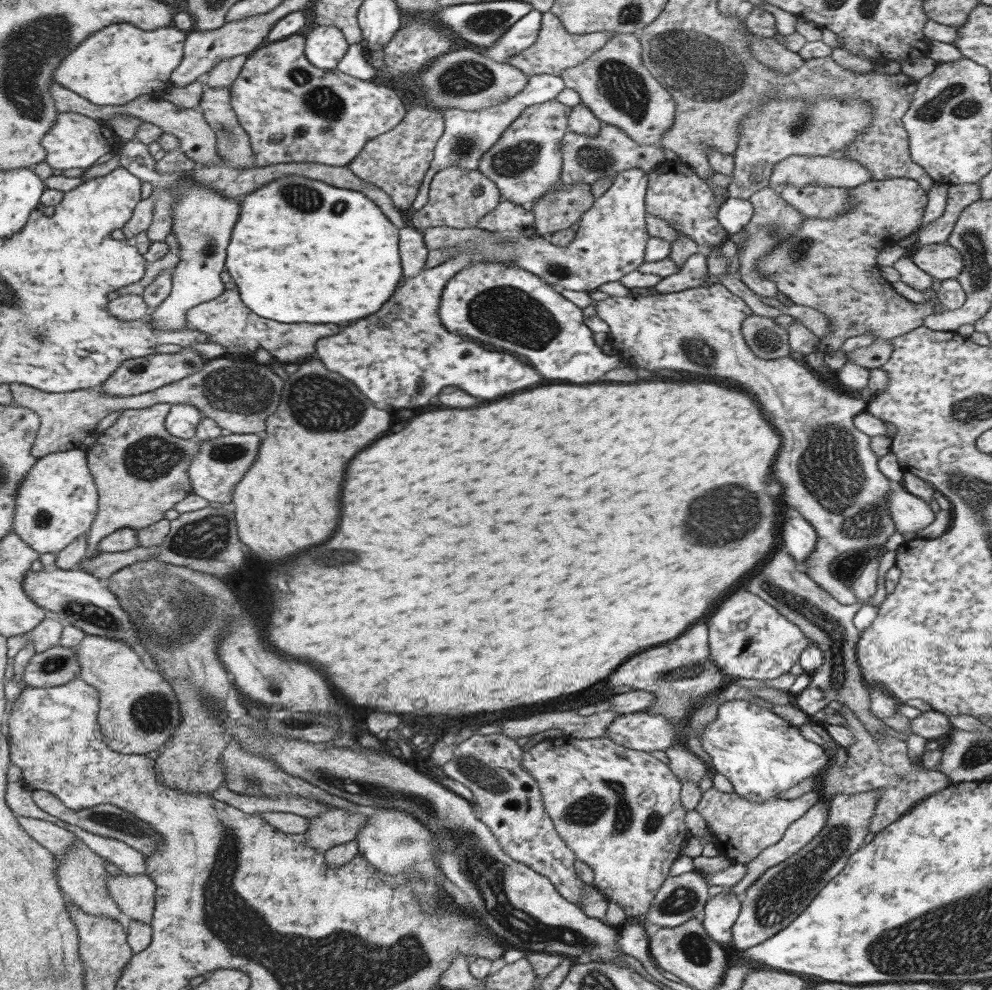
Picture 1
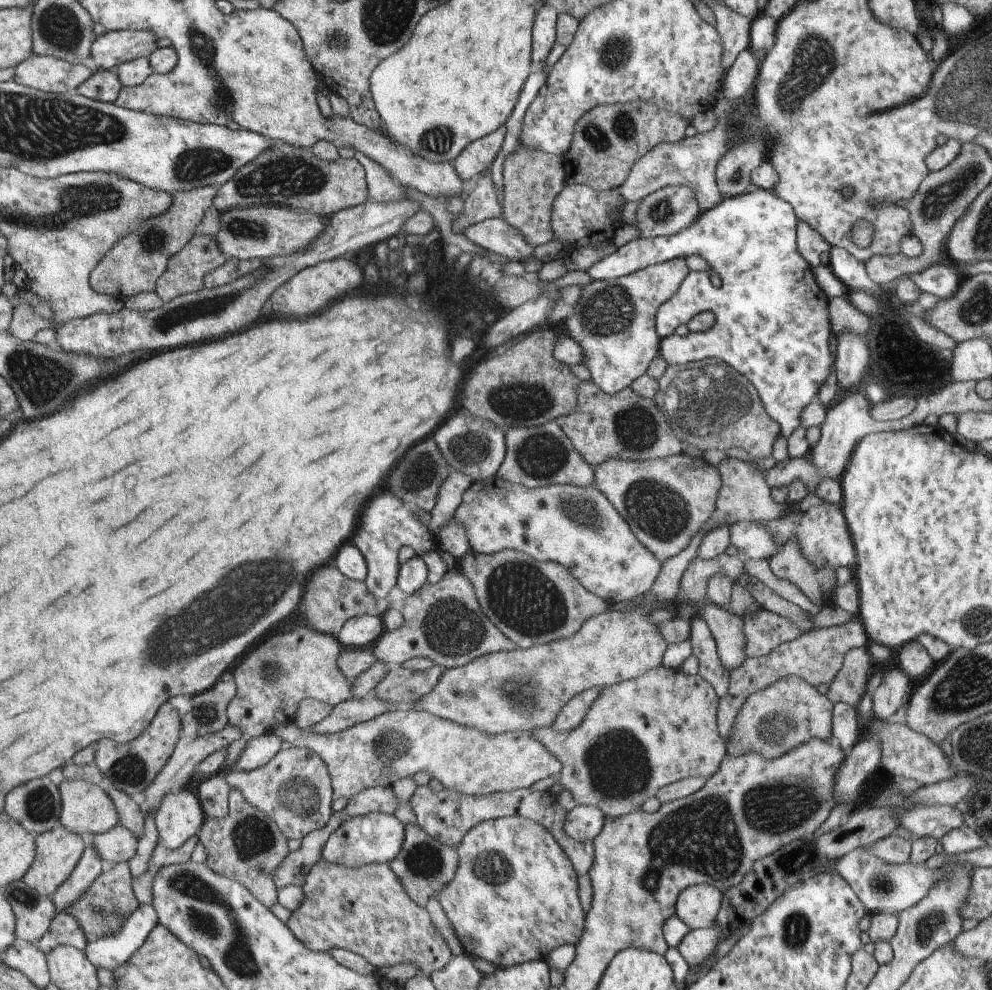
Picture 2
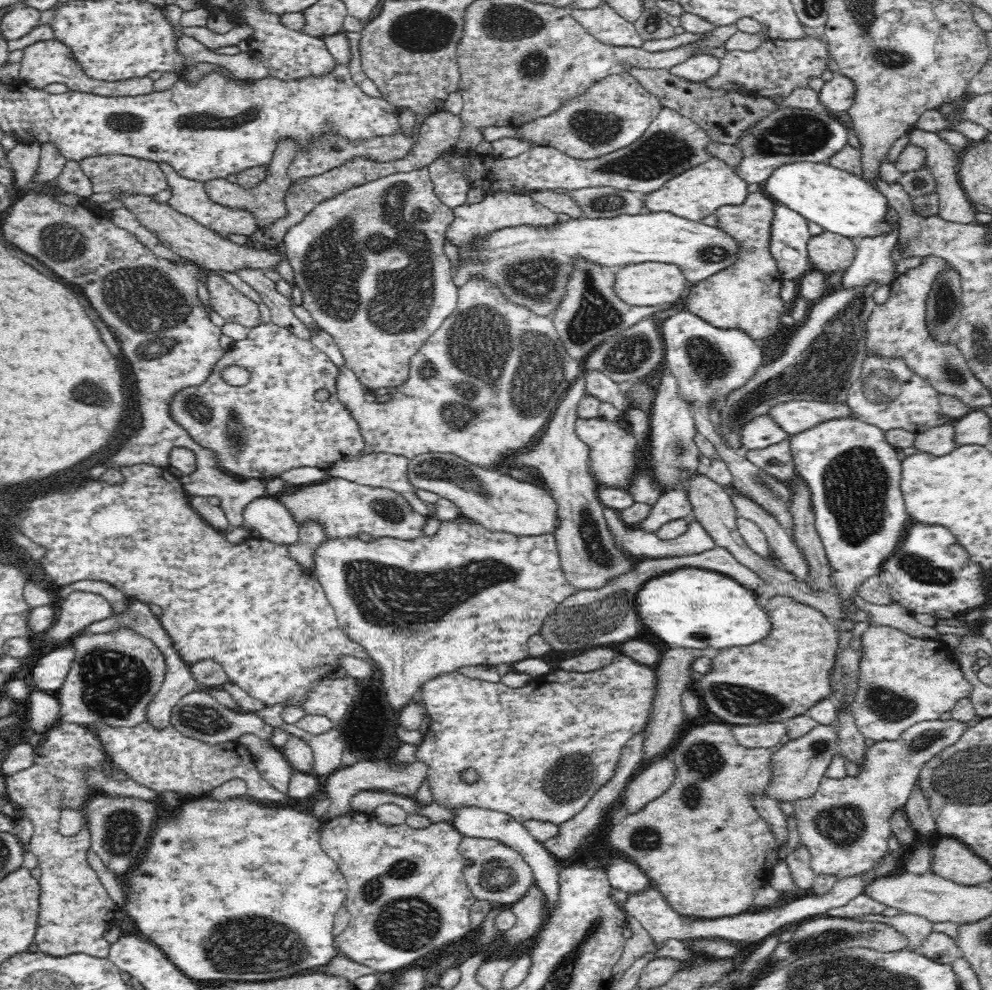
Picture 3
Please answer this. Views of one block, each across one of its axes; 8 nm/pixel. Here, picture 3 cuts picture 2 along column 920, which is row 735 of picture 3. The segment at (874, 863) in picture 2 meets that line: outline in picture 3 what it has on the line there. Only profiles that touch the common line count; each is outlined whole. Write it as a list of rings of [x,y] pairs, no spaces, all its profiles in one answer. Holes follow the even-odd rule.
[[[870,625],[860,637],[862,655],[858,661],[857,693],[868,700],[880,718],[900,720],[894,728],[876,728],[868,724],[856,724],[858,730],[875,741],[896,740],[902,732],[916,723],[938,720],[944,712],[950,712],[962,699],[970,698],[974,687],[964,678],[961,665],[953,655],[953,647],[939,638],[918,638],[896,628]],[[914,700],[914,702],[912,702]]]

